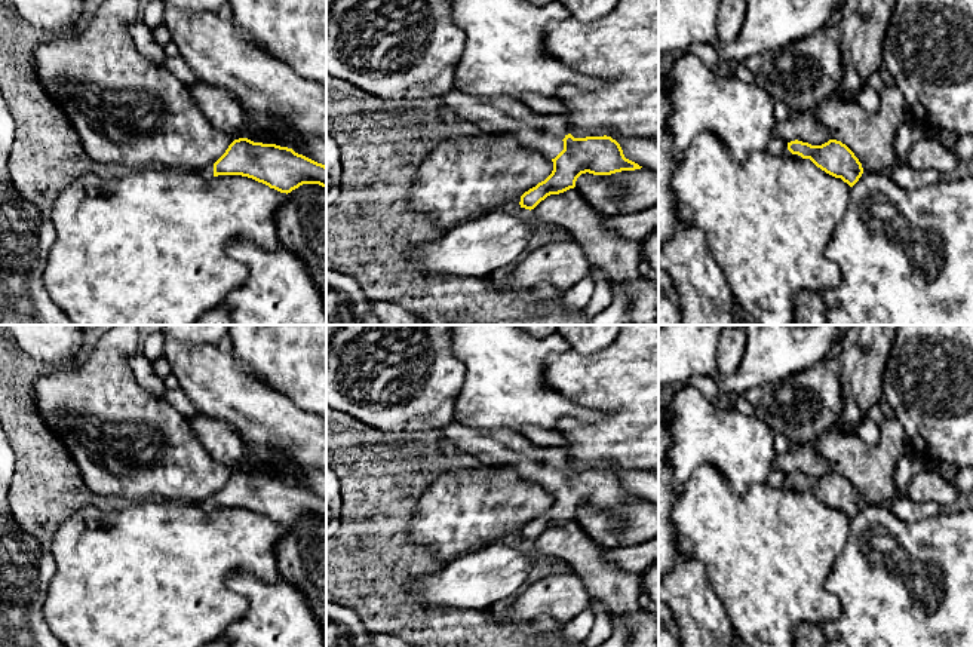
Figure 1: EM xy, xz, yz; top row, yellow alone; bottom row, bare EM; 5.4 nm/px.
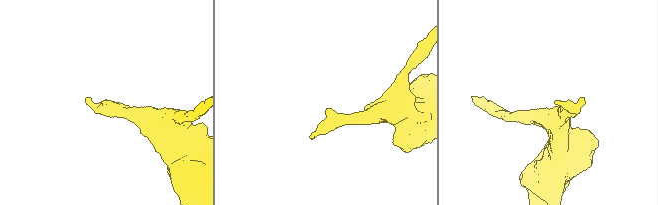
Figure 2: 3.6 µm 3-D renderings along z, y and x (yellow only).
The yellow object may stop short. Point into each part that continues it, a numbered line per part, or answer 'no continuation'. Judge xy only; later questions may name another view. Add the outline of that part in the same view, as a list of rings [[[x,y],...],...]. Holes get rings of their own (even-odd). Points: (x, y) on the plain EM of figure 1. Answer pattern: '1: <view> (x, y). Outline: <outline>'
1: xy (206, 505). Outline: [[[209,497],[203,502],[196,503],[203,512],[212,512],[214,510],[214,497]]]

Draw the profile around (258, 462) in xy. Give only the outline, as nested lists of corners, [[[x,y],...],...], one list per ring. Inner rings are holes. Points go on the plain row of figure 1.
[[[248,451],[248,464],[249,470],[254,475],[263,475],[267,476],[268,469],[274,469],[277,473],[282,473],[286,467],[295,466],[289,462],[282,462],[273,456],[267,456],[261,451]]]

